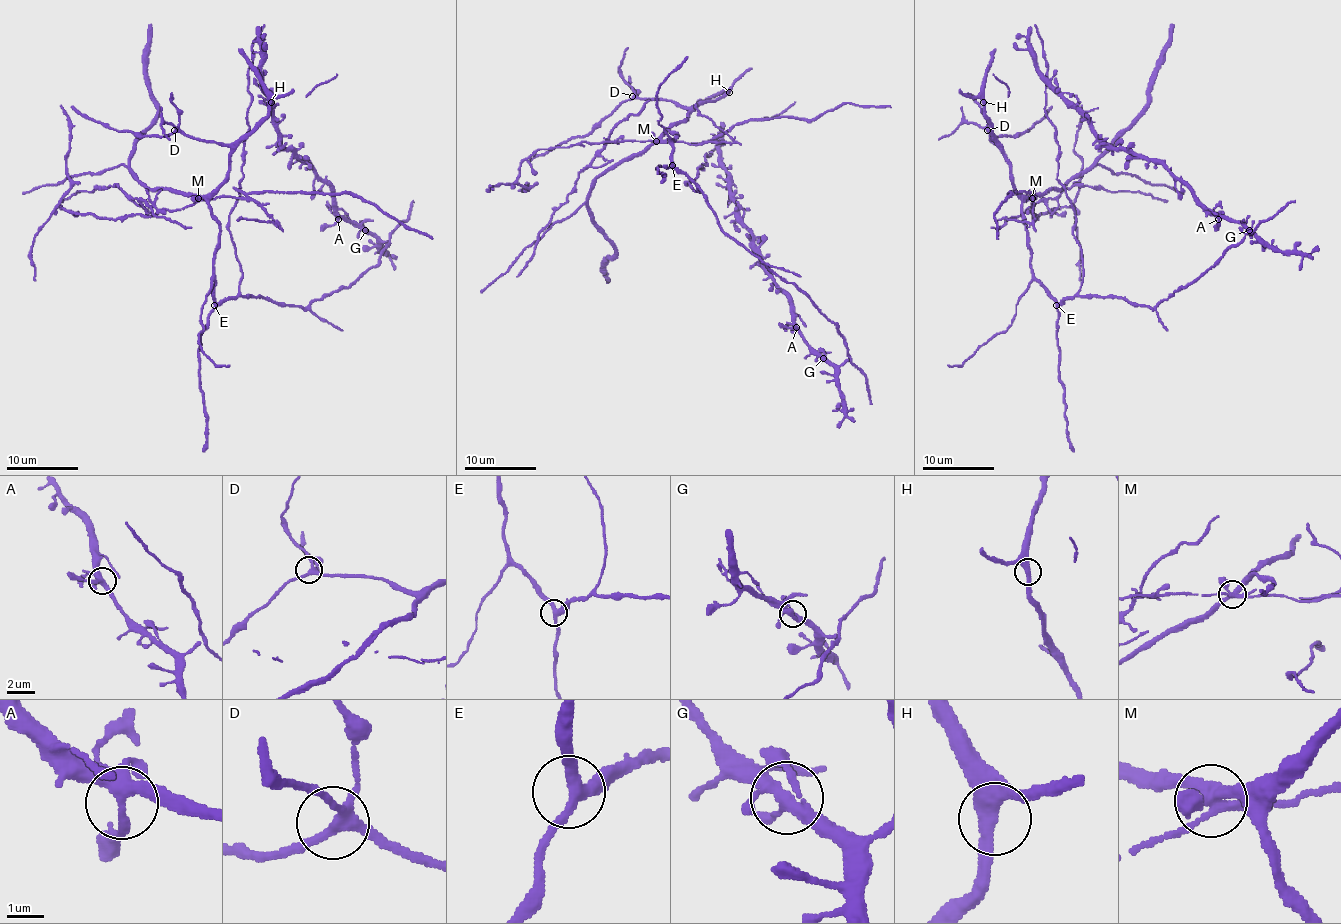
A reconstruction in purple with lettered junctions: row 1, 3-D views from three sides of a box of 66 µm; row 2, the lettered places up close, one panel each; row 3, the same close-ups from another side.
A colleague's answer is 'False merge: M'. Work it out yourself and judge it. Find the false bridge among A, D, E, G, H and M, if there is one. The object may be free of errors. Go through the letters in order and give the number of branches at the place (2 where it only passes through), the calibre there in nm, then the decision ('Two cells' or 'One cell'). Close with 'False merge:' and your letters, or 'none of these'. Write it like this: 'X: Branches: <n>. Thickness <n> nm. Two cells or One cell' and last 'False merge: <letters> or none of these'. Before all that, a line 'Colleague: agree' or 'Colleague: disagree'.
Colleague: agree
A: Branches: 4. Thickness 360 nm. One cell
D: Branches: 4. Thickness 260 nm. One cell
E: Branches: 3. Thickness 320 nm. One cell
G: Branches: 5. Thickness 320 nm. One cell
H: Branches: 3. Thickness 360 nm. One cell
M: Branches: 5. Thickness 360 nm. Two cells
False merge: M

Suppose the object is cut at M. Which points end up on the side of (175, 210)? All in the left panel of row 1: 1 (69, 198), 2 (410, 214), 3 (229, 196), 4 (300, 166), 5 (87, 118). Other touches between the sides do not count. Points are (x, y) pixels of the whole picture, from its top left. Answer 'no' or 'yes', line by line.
1: yes
2: no
3: yes
4: no
5: no

